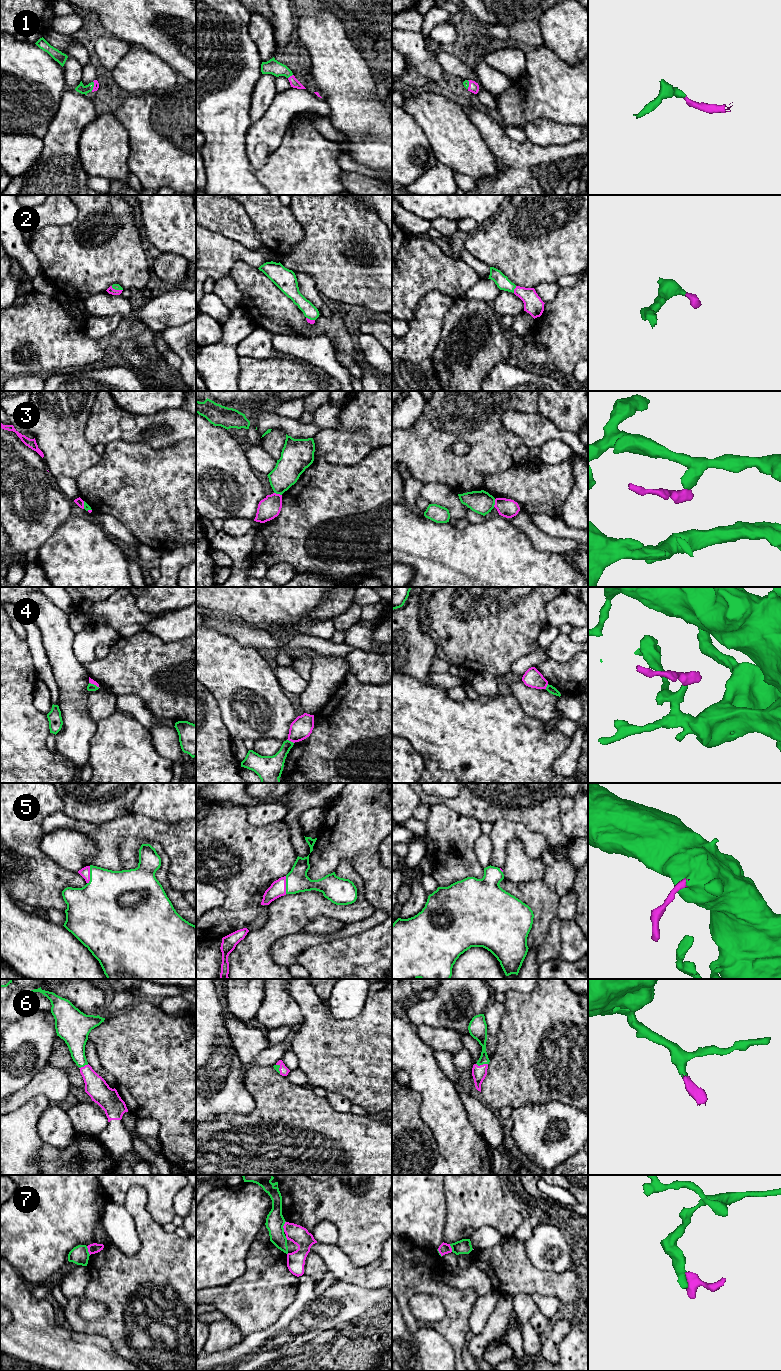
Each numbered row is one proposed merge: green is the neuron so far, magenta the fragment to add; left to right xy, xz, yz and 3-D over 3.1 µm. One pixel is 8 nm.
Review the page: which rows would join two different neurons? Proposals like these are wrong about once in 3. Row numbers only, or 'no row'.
3, 4, 7

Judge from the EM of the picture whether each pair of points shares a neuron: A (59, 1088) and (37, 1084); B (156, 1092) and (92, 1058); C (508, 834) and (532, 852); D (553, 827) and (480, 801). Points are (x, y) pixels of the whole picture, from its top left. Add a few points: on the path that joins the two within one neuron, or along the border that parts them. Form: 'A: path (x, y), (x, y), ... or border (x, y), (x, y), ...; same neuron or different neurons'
A: path (54, 1084), (42, 1084); same neuron
B: border (90, 1040), (103, 1068); different neurons
C: path (515, 831), (531, 845); same neuron
D: path (535, 809), (527, 801), (498, 801); same neuron

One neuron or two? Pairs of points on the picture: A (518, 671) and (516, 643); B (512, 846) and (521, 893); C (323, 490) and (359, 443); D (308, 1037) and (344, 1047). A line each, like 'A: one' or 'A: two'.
A: two
B: two
C: two
D: one

